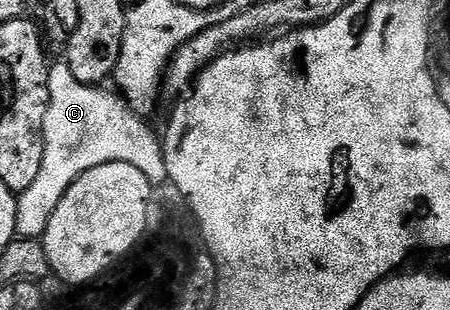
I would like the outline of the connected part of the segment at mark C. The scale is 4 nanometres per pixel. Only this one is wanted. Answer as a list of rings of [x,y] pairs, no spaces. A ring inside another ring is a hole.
[[[65,61],[52,62],[47,72],[47,88],[51,96],[47,112],[43,118],[43,160],[41,161],[41,173],[37,173],[33,185],[29,189],[18,192],[17,195],[17,225],[16,236],[20,239],[42,240],[45,229],[49,225],[49,217],[53,217],[53,209],[61,202],[61,197],[89,169],[97,169],[97,165],[106,163],[124,163],[133,165],[145,173],[145,177],[153,185],[168,182],[167,166],[165,165],[165,153],[158,134],[155,135],[146,127],[144,120],[139,118],[135,111],[121,97],[110,95],[103,91],[102,86],[82,83],[73,77],[73,69]]]

